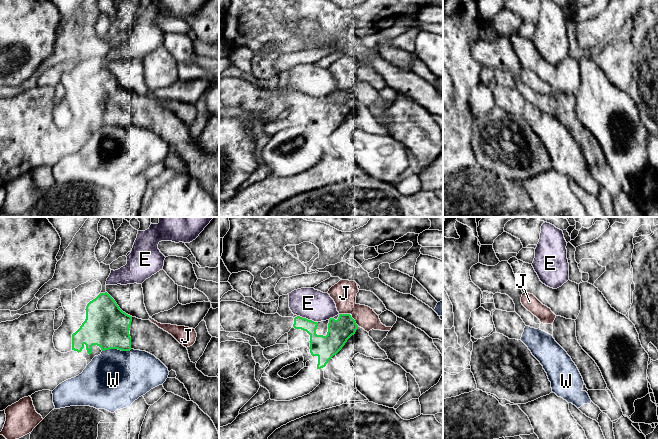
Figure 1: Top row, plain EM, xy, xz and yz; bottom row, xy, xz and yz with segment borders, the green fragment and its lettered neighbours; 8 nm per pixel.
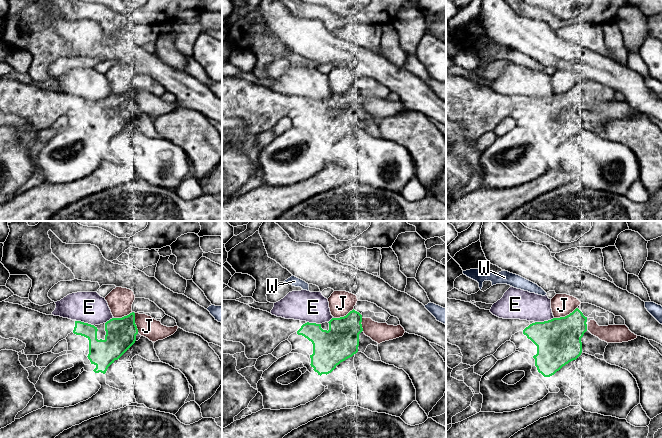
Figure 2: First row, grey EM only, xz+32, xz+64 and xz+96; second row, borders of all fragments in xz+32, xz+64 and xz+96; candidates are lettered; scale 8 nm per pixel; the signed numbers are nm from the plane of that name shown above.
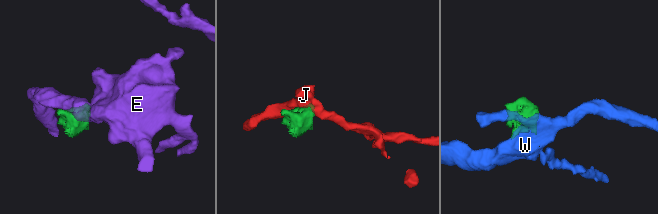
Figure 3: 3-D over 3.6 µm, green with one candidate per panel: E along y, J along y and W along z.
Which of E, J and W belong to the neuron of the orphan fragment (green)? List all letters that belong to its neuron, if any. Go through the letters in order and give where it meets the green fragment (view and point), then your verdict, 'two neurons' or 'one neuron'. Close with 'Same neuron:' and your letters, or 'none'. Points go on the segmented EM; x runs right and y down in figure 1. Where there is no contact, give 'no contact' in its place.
E: meets green in xz at (307, 319); two neurons
J: meets green in xz at (344, 314); two neurons
W: meets green in xy at (116, 348); two neurons
Same neuron: none

